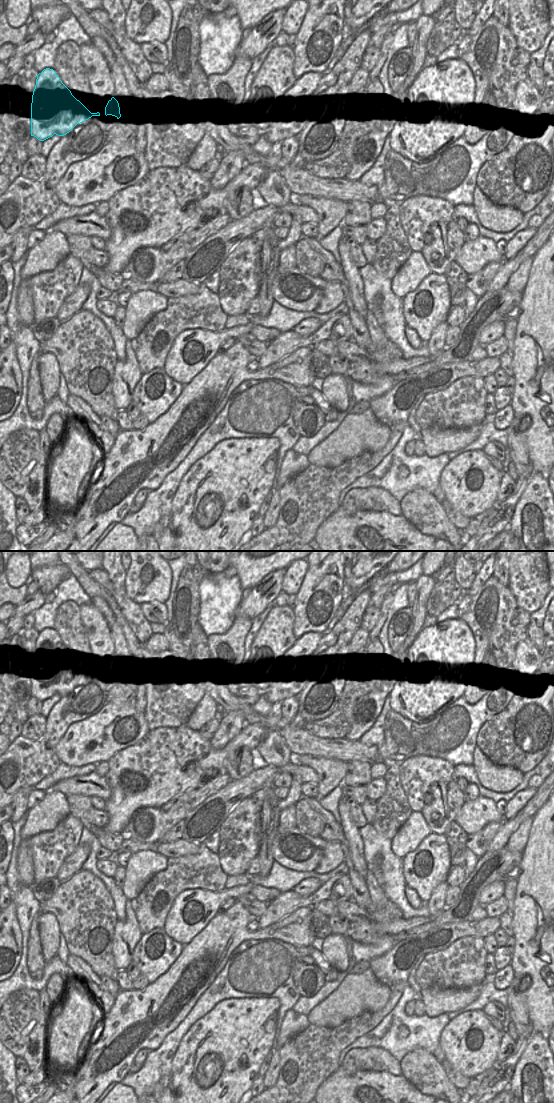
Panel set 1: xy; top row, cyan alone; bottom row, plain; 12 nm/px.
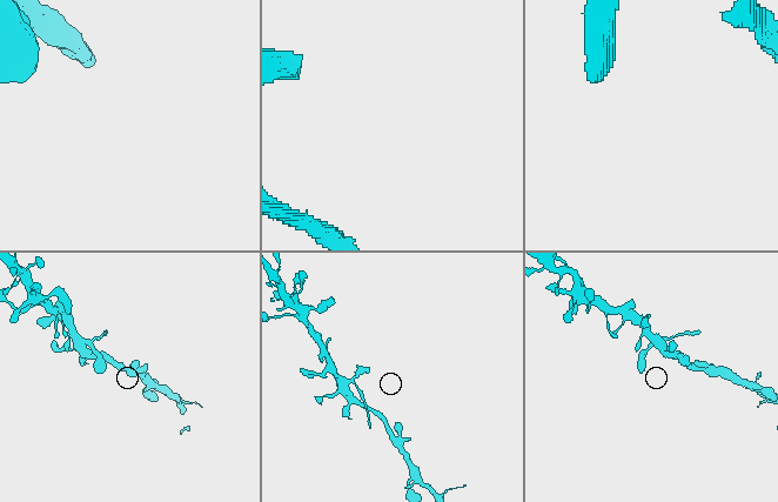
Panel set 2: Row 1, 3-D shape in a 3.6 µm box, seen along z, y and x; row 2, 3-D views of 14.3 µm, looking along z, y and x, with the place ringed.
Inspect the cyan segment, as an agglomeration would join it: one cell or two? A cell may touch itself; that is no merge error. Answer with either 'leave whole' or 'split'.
split

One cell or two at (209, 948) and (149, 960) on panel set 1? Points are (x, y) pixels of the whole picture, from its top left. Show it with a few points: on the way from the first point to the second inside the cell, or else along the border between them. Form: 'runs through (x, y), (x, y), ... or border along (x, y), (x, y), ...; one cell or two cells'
border along (183, 946), (176, 960), (164, 972); two cells

